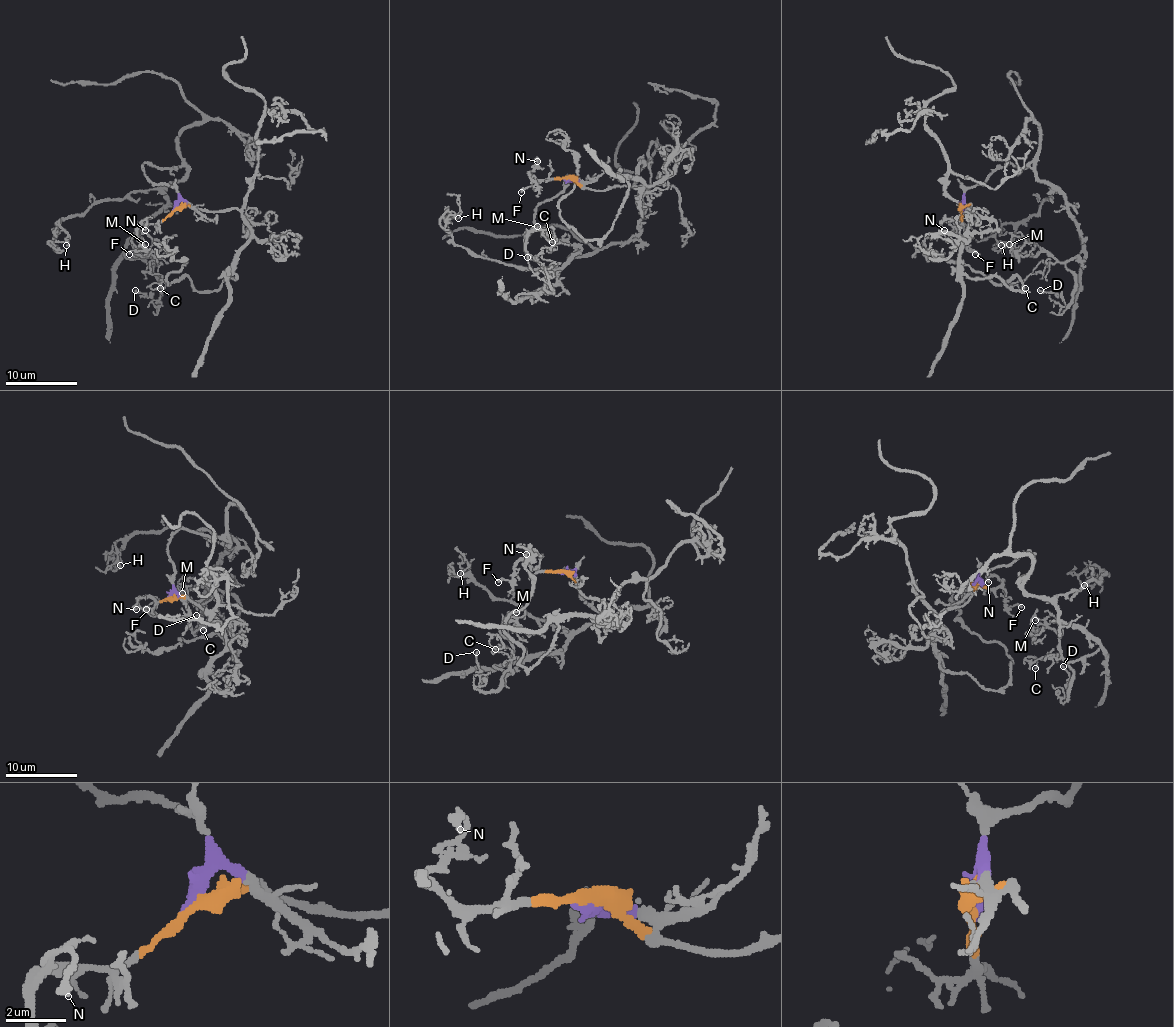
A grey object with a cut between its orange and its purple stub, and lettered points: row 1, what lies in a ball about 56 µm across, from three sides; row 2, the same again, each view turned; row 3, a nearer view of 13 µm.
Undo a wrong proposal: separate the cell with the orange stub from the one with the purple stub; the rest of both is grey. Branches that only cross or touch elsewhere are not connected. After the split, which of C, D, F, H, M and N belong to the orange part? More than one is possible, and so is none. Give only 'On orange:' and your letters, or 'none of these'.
On orange: F, N

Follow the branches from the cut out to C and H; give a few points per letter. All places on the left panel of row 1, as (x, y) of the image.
C: (175, 209), (145, 163), (186, 169), (125, 250), (157, 263), (143, 272), (159, 288)
H: (175, 209), (177, 192), (150, 181), (145, 163), (186, 169), (168, 186), (65, 217), (56, 224), (67, 245)

